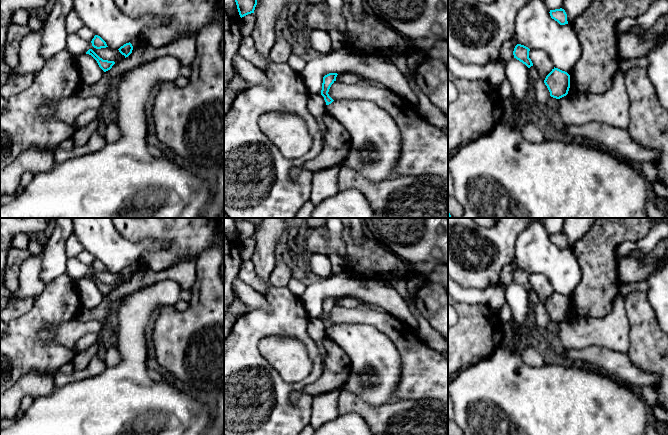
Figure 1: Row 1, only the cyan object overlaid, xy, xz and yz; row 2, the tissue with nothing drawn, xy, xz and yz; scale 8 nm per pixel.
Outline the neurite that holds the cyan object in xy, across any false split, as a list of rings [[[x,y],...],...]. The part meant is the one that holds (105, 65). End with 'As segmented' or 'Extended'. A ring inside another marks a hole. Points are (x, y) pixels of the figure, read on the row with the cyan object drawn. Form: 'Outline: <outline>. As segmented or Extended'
Outline: [[[89,49],[86,54],[91,55],[98,63],[99,67],[104,71],[108,71],[115,64],[114,61],[103,60],[92,49]]]. As segmented

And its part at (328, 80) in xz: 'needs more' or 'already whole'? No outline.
already whole

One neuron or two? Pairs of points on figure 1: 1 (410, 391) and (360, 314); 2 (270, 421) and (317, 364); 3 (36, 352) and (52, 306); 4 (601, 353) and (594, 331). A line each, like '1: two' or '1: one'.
1: one
2: one
3: one
4: two

